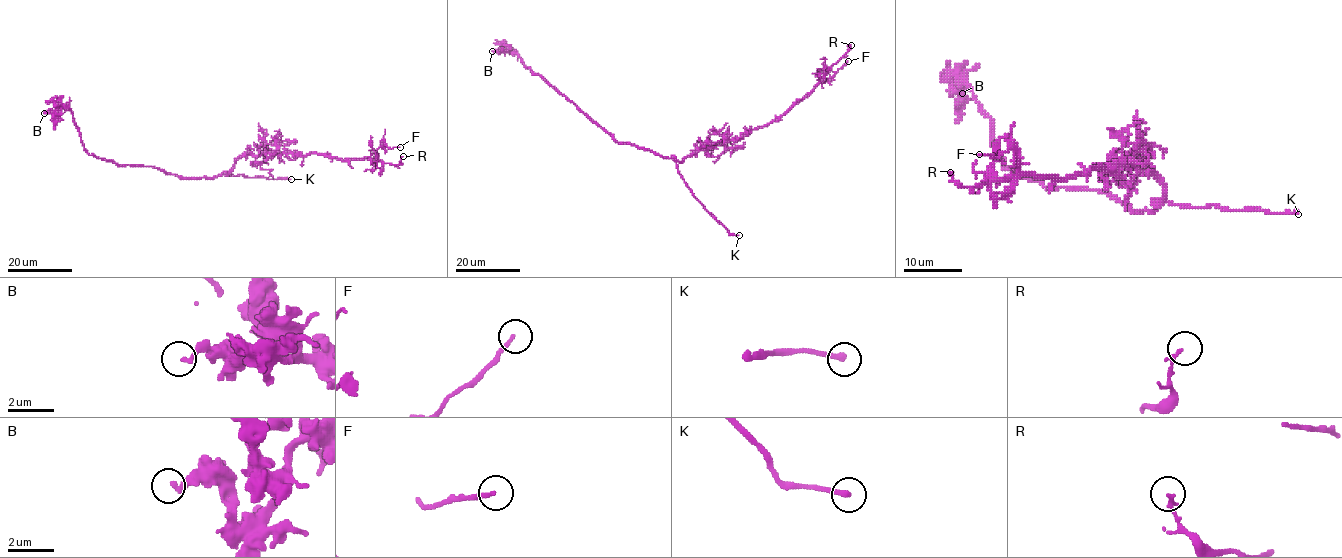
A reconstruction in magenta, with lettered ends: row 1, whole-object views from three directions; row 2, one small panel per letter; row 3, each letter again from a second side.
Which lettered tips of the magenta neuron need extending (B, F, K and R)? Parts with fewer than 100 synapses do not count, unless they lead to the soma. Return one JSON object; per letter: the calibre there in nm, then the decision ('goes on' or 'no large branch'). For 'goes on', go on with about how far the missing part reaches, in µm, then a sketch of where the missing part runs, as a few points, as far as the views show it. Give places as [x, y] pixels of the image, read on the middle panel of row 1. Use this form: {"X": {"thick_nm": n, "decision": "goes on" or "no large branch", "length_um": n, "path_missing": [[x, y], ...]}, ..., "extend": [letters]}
{"B": {"thick_nm": 200, "decision": "no large branch"}, "F": {"thick_nm": 160, "decision": "no large branch"}, "K": {"thick_nm": 240, "decision": "goes on", "length_um": 30}, "R": {"thick_nm": 190, "decision": "no large branch"}, "extend": ["K"]}

